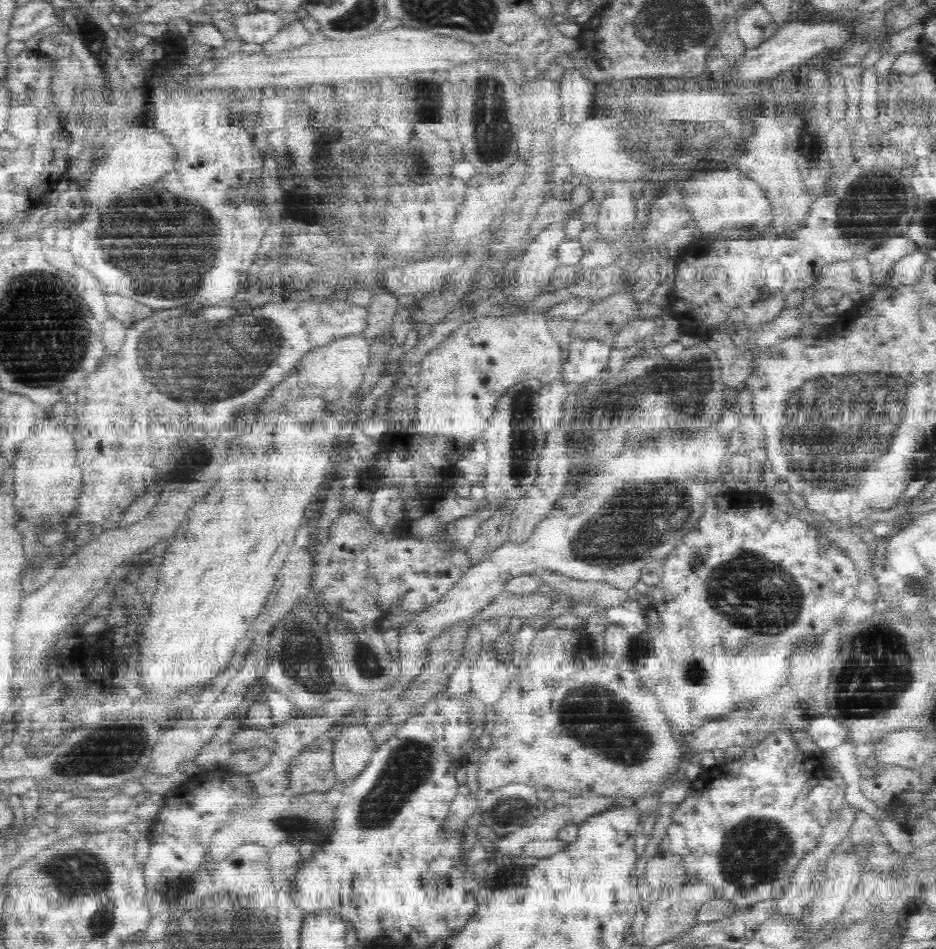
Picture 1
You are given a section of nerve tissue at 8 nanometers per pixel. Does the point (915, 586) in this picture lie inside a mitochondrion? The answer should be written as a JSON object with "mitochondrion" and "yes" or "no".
{"mitochondrion":"yes"}

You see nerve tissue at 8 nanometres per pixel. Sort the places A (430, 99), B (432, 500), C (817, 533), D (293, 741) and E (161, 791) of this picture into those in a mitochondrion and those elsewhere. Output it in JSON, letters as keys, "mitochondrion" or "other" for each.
{"A":"mitochondrion","B":"other","C":"other","D":"other","E":"other"}

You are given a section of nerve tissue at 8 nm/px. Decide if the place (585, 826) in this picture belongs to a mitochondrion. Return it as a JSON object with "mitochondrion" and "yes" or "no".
{"mitochondrion":"no"}

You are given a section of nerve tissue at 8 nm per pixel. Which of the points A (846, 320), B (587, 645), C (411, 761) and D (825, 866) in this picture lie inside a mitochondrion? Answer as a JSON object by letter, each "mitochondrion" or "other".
{"A":"other","B":"other","C":"mitochondrion","D":"other"}

